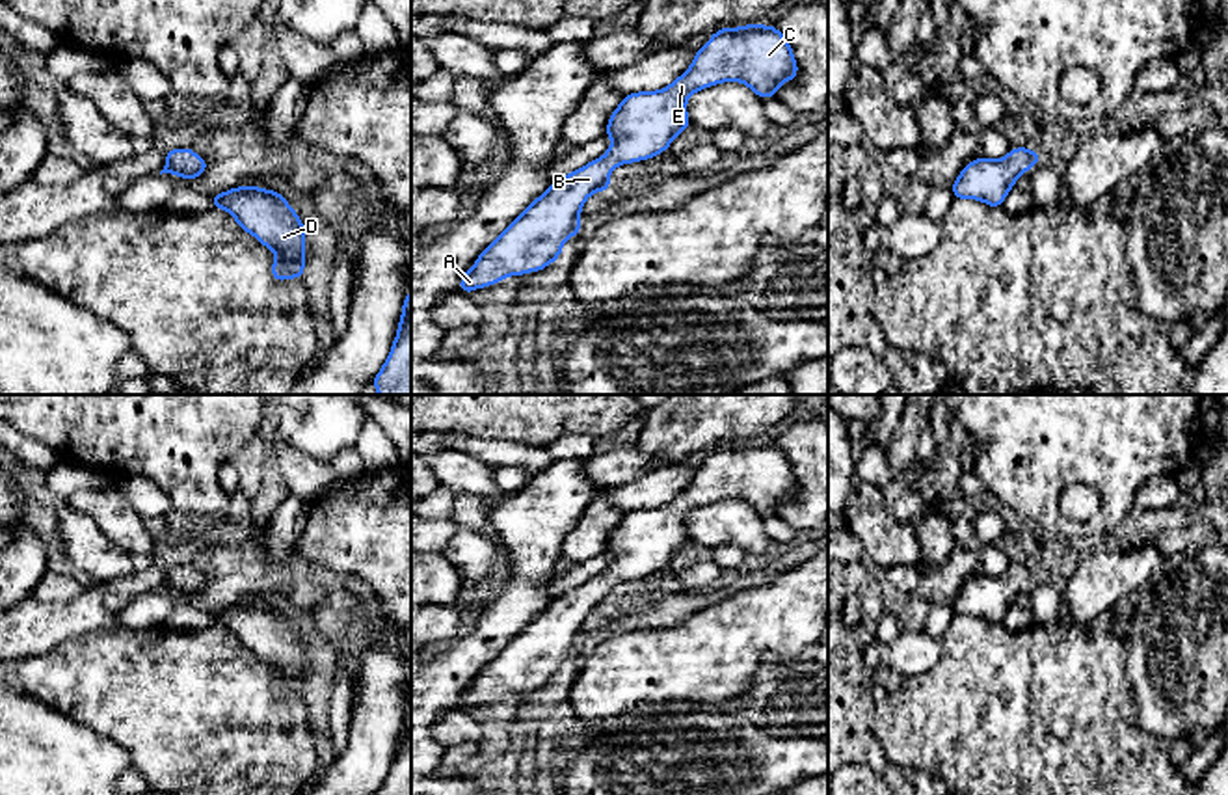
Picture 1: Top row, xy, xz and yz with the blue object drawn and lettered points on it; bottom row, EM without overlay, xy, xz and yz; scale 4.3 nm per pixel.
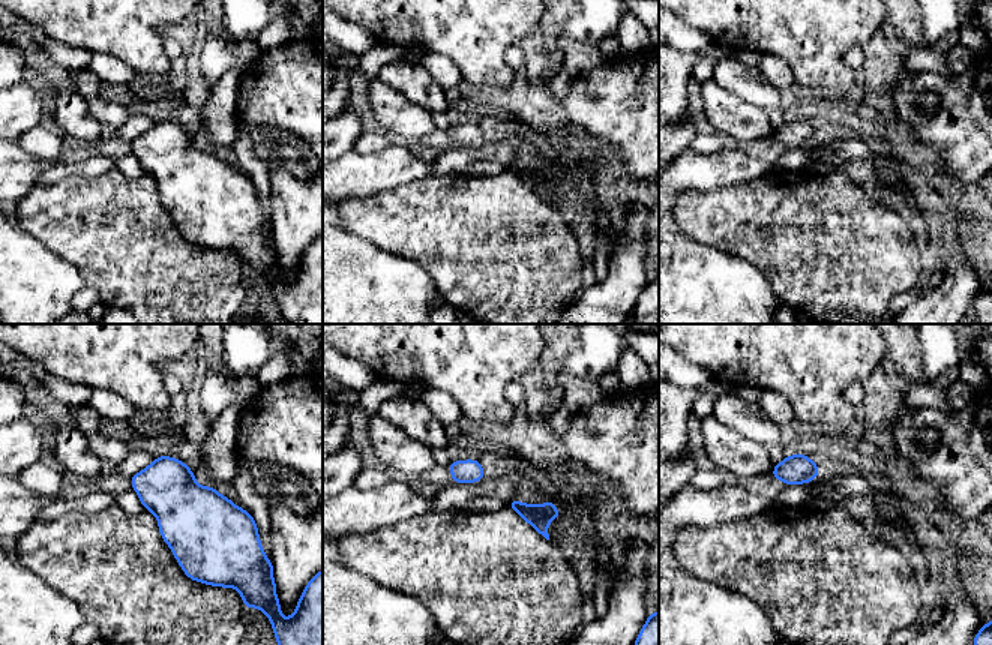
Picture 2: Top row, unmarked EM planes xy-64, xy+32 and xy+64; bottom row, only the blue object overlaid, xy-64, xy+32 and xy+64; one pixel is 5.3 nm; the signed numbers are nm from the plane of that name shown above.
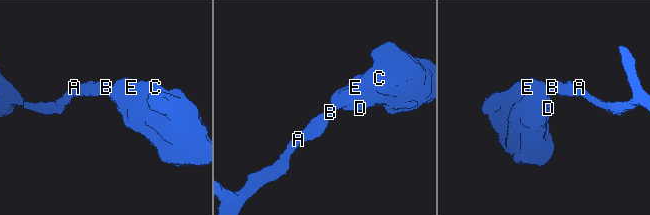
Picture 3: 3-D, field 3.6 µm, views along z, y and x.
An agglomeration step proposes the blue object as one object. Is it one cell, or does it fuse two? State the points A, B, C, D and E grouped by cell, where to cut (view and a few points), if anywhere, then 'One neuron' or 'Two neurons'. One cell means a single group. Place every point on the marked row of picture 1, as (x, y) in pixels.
Groups: A B C D E. No split. One neuron

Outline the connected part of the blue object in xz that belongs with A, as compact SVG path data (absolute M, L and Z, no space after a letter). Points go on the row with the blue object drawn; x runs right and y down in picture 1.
M752 22L716 30L694 54L690 67L670 86L623 95L605 130L612 140L608 151L553 181L482 249L458 289L471 294L510 276L540 272L558 261L566 240L581 233L586 199L612 188L610 171L664 153L672 140L690 127L687 101L696 91L722 82L741 82L759 99L768 99L778 95L783 82L796 76L793 47L772 24Z

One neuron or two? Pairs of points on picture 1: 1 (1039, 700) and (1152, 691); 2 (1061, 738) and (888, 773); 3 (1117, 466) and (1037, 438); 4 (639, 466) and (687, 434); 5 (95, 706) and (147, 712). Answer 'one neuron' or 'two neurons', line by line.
1: two neurons
2: two neurons
3: one neuron
4: two neurons
5: one neuron

